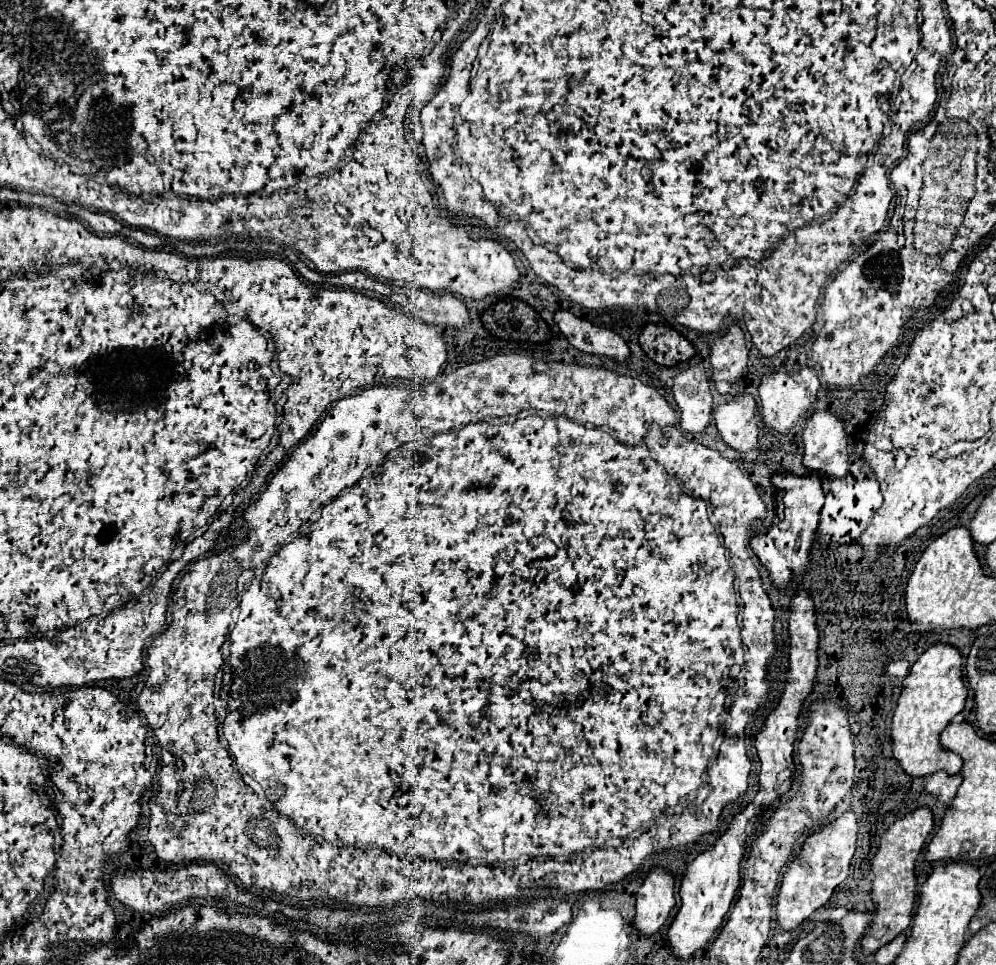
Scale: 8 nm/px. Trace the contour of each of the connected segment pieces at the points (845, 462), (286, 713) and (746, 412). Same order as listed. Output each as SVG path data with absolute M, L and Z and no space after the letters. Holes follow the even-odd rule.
M829 411L809 417L803 433L803 465L809 473L843 477L849 471L849 447L843 423Z
M515 353L501 354L491 357L491 359L463 365L457 371L439 377L439 383L429 383L429 385L423 385L421 389L413 389L403 383L377 385L377 387L367 387L357 395L337 401L333 405L333 409L327 413L327 417L323 419L323 423L319 425L317 433L313 437L307 437L293 451L289 461L283 463L279 467L279 471L273 475L265 493L255 503L247 505L247 509L243 511L243 521L247 525L243 543L227 547L221 553L203 557L201 561L193 561L187 565L187 571L181 577L181 581L173 593L171 623L163 633L159 633L151 641L151 645L147 649L149 677L147 677L145 689L141 691L141 695L137 699L137 707L145 713L147 723L153 729L153 733L157 735L159 745L161 745L161 771L159 771L159 781L157 781L159 787L155 787L155 793L151 799L151 821L149 821L149 835L147 835L151 845L155 847L157 857L171 865L191 863L191 861L213 861L213 863L221 865L223 869L227 869L227 873L231 873L243 885L243 889L265 887L269 891L293 897L299 903L321 903L331 900L341 901L341 905L345 905L349 909L351 907L375 909L379 906L380 908L392 908L405 903L405 901L423 899L427 903L439 903L439 905L469 903L475 907L491 909L495 903L509 903L509 901L521 897L523 875L541 875L539 887L556 890L559 895L598 890L623 881L627 875L637 871L650 855L662 852L663 849L693 844L698 837L711 833L717 827L721 811L731 801L735 801L741 793L745 793L745 789L747 789L751 761L745 753L745 729L747 729L747 723L753 721L757 709L769 701L771 681L767 679L767 671L769 671L767 665L777 653L775 637L773 637L775 611L773 611L771 601L761 585L759 559L755 553L752 553L753 550L747 543L751 532L750 524L753 525L753 521L763 519L767 515L767 509L765 509L765 503L761 501L755 485L743 475L743 471L733 461L727 461L717 451L713 451L701 443L689 441L681 435L681 431L677 429L676 425L677 417L678 414L667 403L665 397L661 397L653 387L641 383L639 379L621 377L613 371L603 369L603 367L557 363L557 361L543 363L543 361L535 361L527 355ZM305 523L311 523L311 525L307 525L301 531L301 527ZM231 611L233 611L232 623ZM221 652L225 658L224 665L228 663L229 667L223 673L221 693L219 693L219 697L214 695L213 701L213 681L215 681L219 667L223 665ZM221 703L224 705L222 711L219 708ZM311 755L317 757L315 765L319 765L319 769L315 773L313 773L313 765L311 765Z
M735 395L713 413L723 441L739 453L759 447L759 409L751 395Z

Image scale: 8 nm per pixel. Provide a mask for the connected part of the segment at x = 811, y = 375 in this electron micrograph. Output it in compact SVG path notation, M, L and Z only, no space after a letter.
M805 367L797 373L773 373L773 375L763 375L761 385L759 385L759 397L761 397L761 415L765 419L765 425L769 429L773 429L775 433L787 435L795 423L799 419L803 419L807 415L807 411L811 411L815 399L817 399L817 391L819 391L819 377L815 373L815 369Z

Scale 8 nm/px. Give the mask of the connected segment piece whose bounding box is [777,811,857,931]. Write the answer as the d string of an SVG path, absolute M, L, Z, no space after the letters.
M847 811L831 825L807 837L801 851L795 855L789 871L785 873L777 895L777 923L783 931L793 931L815 909L819 909L829 901L835 887L843 883L847 877L849 863L855 853L855 841L857 841L857 821L853 811Z

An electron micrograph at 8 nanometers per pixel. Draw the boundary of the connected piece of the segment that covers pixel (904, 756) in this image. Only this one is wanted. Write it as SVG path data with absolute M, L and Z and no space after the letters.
M937 643L915 661L909 675L903 679L903 691L893 715L891 737L893 755L911 777L923 777L941 769L953 775L963 767L961 757L947 751L939 741L941 731L959 711L963 711L969 695L963 661L965 659L957 647L949 643Z

